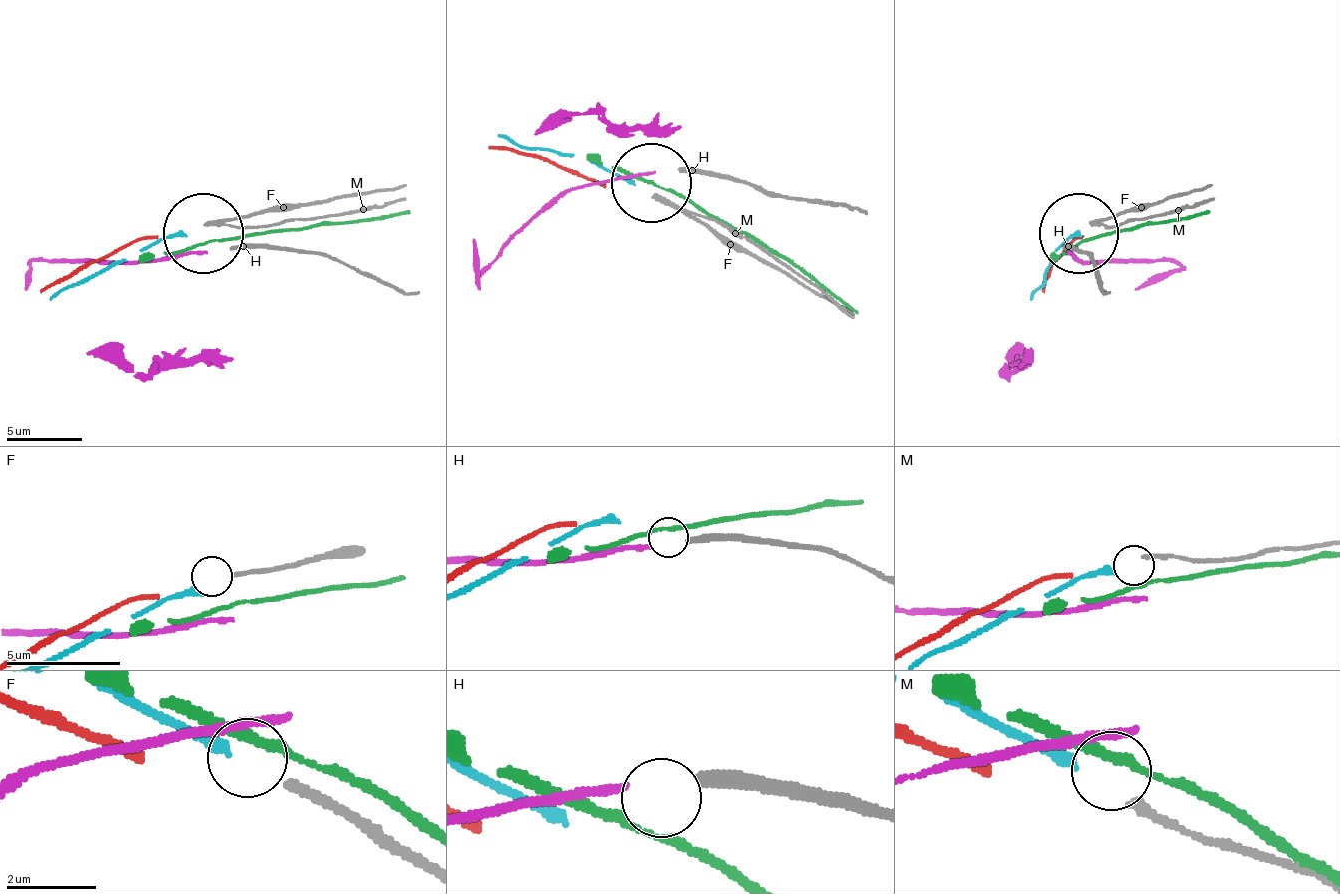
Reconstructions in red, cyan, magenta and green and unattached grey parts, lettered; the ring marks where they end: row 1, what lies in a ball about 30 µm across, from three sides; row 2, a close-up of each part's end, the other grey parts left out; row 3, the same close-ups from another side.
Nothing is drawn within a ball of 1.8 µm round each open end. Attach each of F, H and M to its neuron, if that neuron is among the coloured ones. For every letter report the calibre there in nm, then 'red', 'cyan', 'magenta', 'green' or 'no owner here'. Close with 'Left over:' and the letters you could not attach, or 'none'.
F: 200 nm | no owner here
H: 320 nm | magenta
M: 200 nm | cyan
Left over: F

